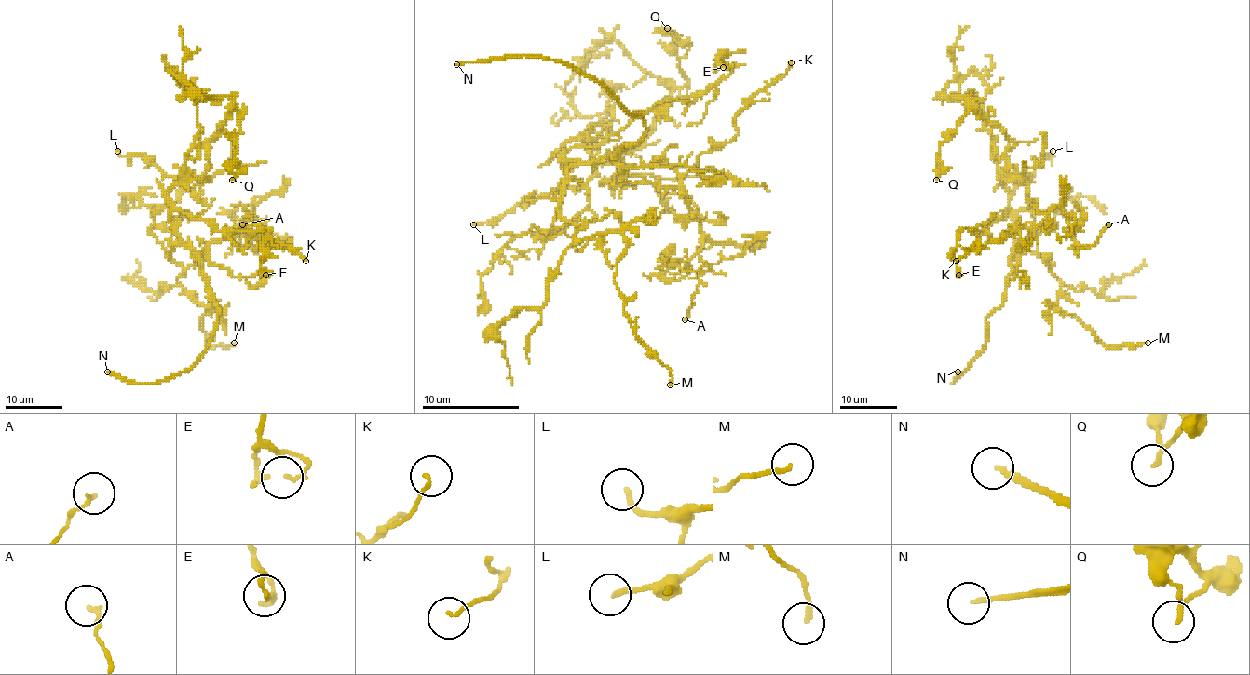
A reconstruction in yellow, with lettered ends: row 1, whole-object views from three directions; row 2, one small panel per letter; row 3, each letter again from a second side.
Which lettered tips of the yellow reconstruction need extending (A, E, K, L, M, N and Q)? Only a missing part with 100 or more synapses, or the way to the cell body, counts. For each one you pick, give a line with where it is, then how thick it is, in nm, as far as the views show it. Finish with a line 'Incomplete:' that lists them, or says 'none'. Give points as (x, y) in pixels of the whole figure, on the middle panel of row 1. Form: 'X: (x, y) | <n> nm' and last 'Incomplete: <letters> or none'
N: (456, 64) | 190 nm
Incomplete: N

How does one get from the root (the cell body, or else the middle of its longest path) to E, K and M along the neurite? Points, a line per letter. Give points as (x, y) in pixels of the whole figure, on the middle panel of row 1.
E: (568, 162), (565, 152), (604, 142), (633, 115), (709, 91), (730, 72), (718, 57), (730, 67), (723, 67)
K: (568, 162), (609, 159), (631, 183), (677, 186), (704, 152), (721, 150), (738, 132), (738, 113), (791, 62)
M: (568, 162), (577, 162), (561, 215), (585, 222), (577, 239), (624, 236), (614, 278), (624, 315), (670, 384)

